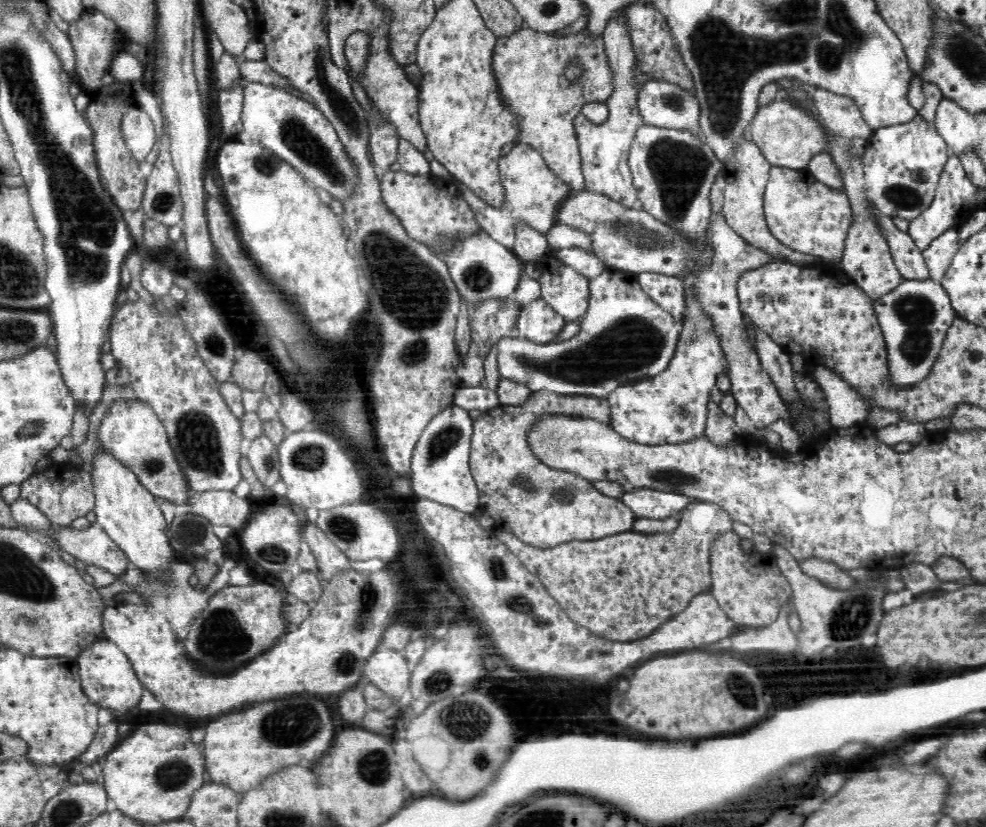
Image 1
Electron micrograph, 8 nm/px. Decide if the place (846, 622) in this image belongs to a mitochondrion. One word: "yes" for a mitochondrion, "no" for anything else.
yes

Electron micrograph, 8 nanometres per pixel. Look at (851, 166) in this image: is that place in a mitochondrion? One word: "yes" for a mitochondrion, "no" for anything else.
yes

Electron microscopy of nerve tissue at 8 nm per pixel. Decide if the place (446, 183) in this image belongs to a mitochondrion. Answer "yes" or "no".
no

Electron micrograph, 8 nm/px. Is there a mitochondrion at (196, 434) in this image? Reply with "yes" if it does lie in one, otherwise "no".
yes

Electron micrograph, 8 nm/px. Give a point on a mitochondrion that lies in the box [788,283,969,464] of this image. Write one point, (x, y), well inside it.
(917, 312)

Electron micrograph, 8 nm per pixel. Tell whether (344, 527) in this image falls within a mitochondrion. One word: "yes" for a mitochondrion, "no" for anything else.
yes

